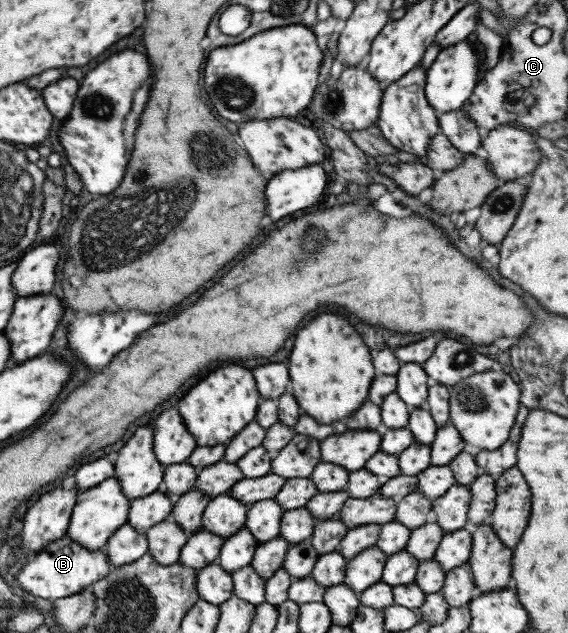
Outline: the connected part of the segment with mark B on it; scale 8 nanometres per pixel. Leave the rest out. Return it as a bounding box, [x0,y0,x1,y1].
[16,535,111,600]

